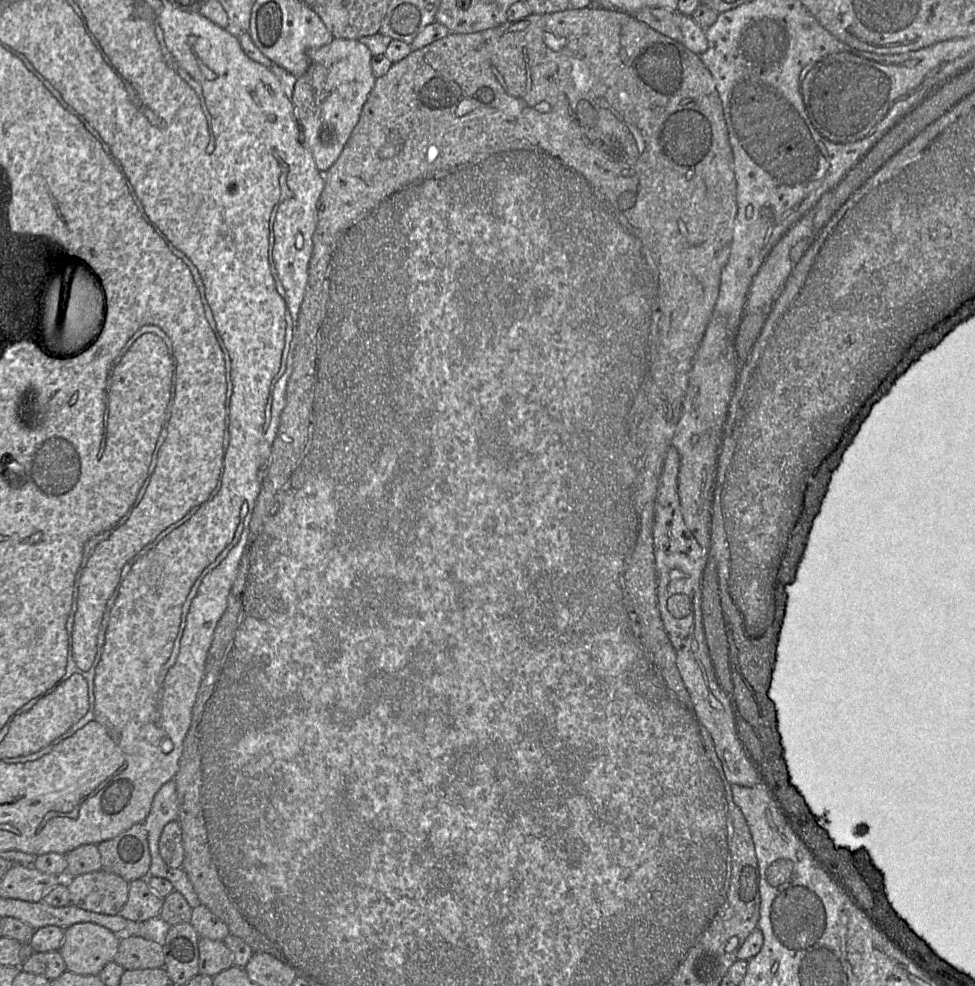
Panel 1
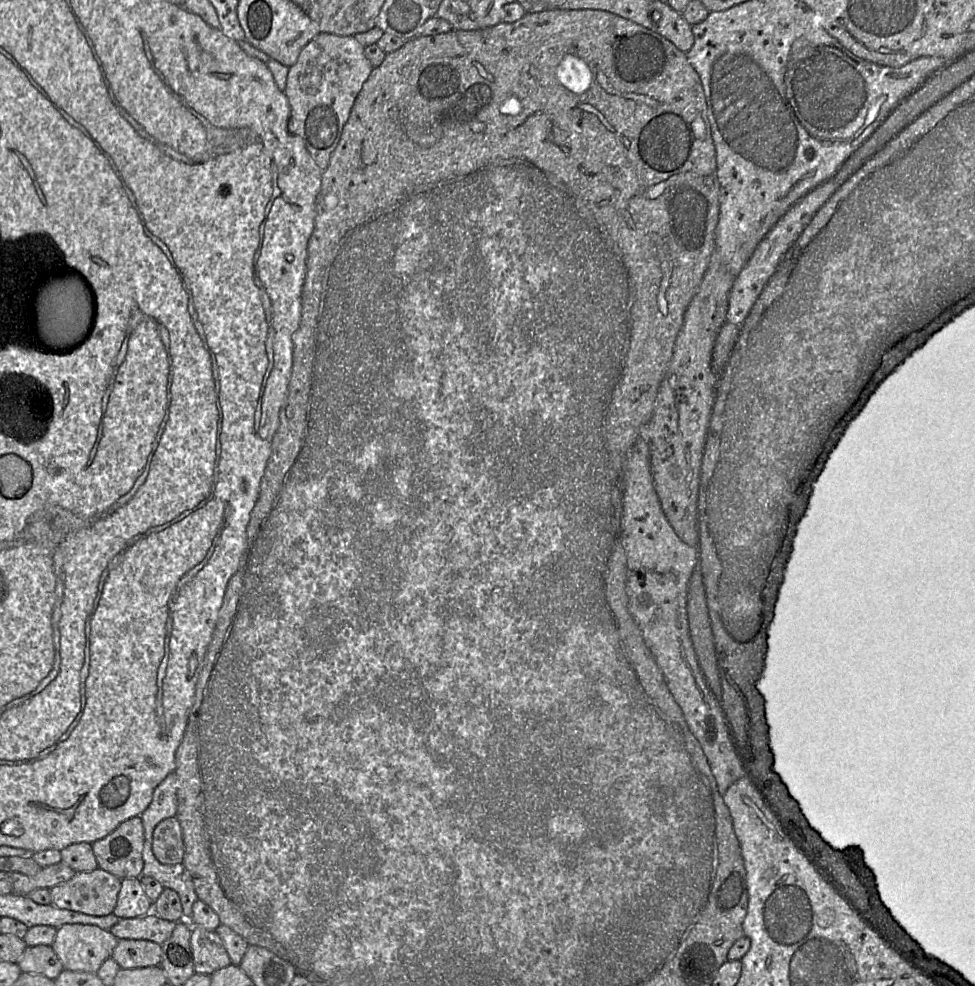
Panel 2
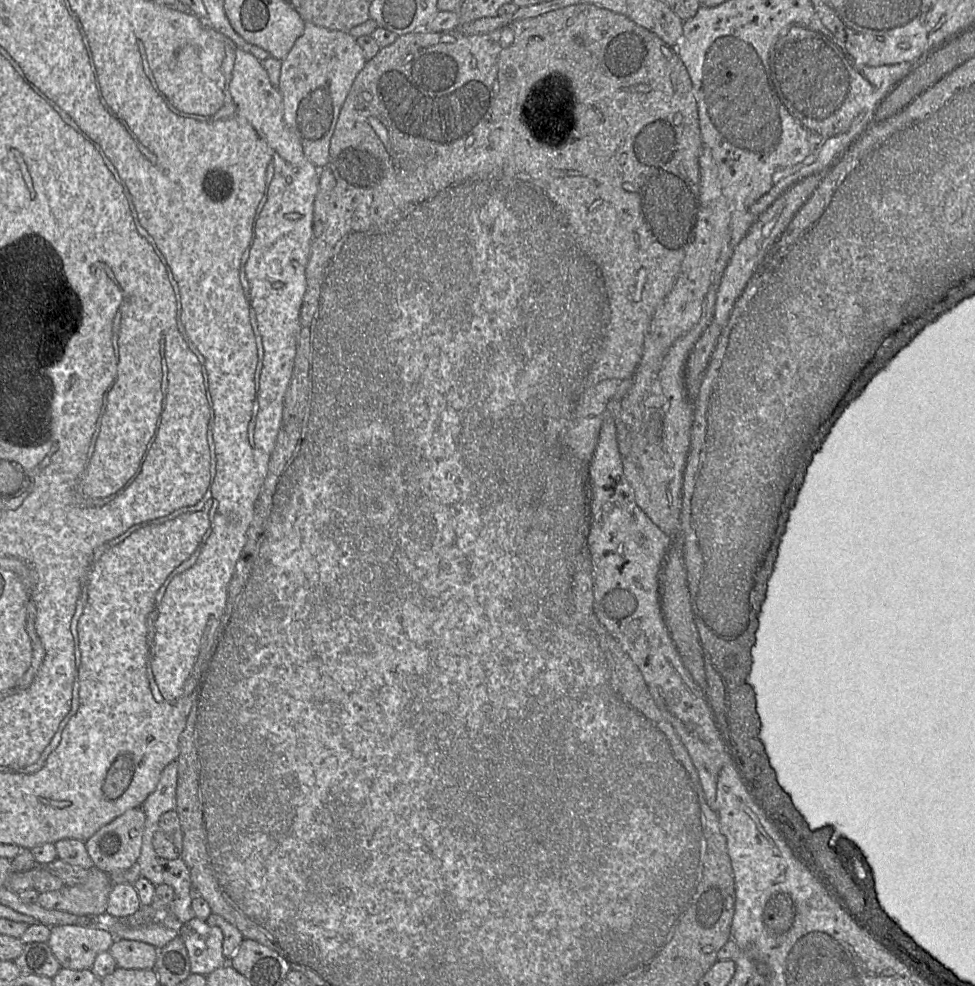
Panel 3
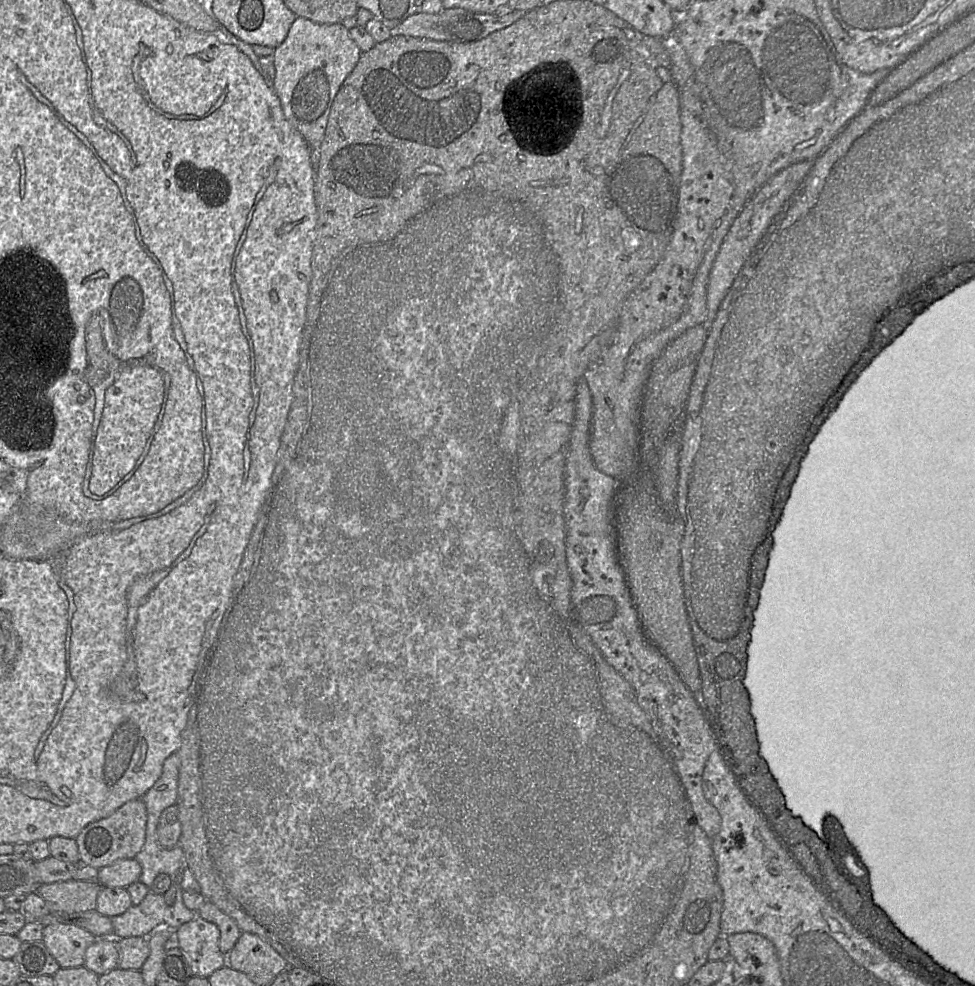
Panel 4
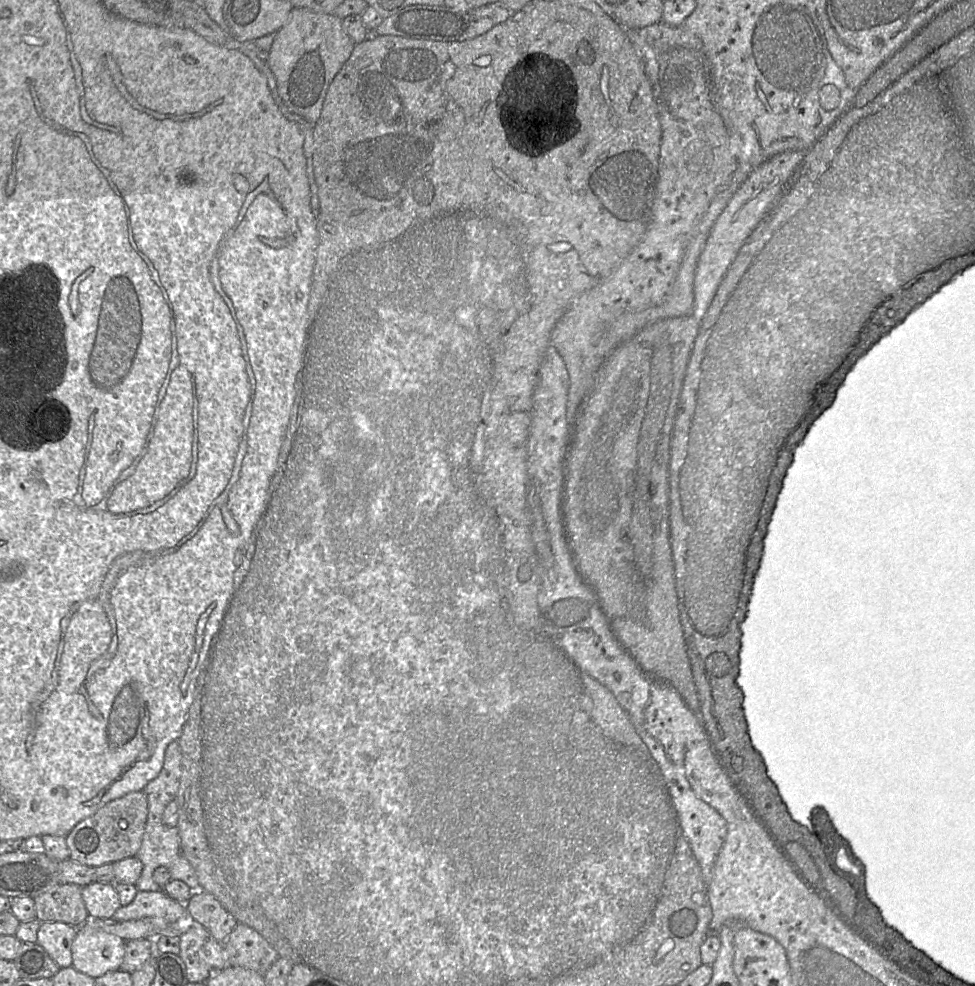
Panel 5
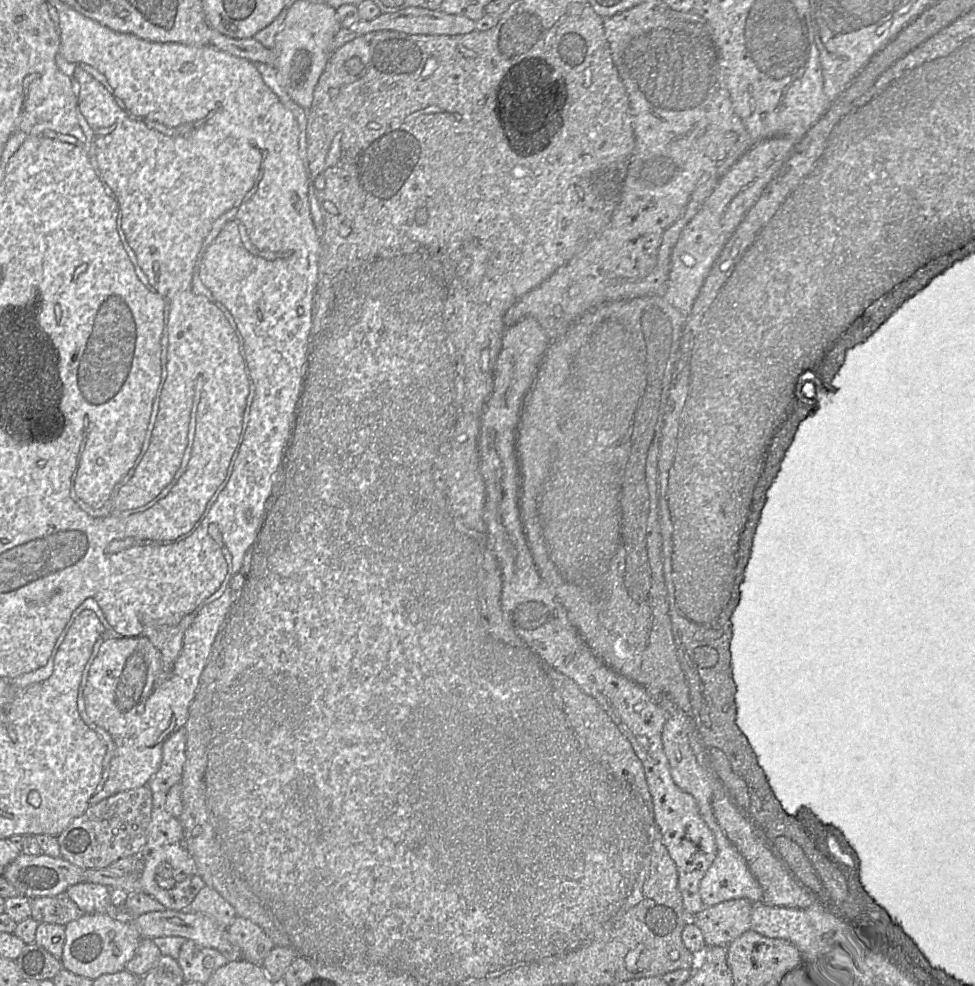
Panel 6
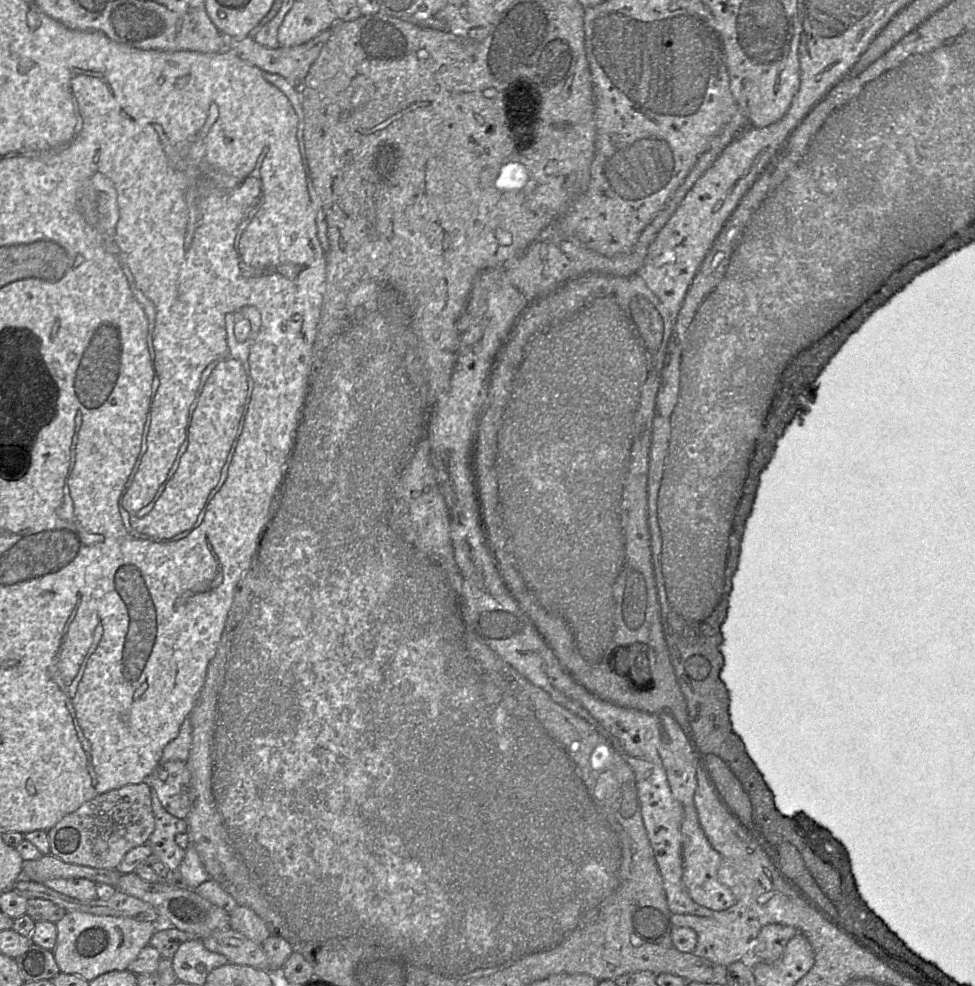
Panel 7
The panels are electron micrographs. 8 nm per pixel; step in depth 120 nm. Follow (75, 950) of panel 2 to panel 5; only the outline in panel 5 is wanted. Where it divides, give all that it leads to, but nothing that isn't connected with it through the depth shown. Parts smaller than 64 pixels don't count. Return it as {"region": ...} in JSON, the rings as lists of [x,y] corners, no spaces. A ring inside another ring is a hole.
{"region":[[[41,922],[37,943],[61,968],[72,966],[72,944],[77,928],[63,922]]]}

